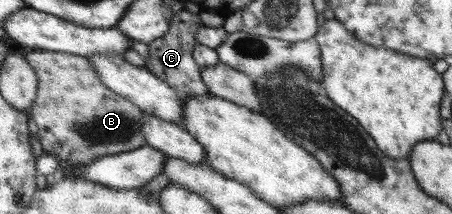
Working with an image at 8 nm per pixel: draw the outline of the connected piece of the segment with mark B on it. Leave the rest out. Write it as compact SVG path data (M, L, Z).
M31 50L25 57L38 77L37 98L29 109L31 119L38 127L44 153L55 156L59 166L73 172L99 158L127 153L146 144L143 122L148 114L105 86L89 58L49 50Z

